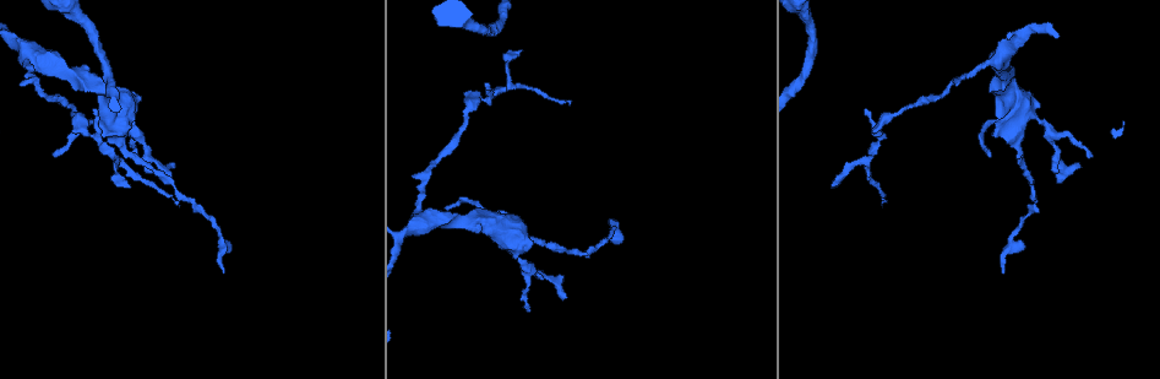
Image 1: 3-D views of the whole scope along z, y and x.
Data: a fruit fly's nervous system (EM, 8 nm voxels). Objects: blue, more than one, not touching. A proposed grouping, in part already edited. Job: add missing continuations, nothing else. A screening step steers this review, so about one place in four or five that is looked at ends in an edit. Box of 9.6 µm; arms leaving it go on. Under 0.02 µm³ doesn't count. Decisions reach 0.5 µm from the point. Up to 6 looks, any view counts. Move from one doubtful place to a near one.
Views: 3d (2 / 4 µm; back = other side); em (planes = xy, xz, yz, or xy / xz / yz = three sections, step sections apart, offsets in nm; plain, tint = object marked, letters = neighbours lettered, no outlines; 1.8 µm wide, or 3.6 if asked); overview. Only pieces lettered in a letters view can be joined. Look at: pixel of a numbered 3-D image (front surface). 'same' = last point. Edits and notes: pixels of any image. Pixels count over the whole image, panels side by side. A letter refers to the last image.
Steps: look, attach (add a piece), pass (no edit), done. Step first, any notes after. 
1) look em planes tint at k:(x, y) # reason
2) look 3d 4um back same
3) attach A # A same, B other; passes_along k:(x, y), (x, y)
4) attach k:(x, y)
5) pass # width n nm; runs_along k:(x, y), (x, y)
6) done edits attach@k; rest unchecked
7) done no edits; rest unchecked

look em 3.6um yz step 4 letters at 1:(488, 84) # free end

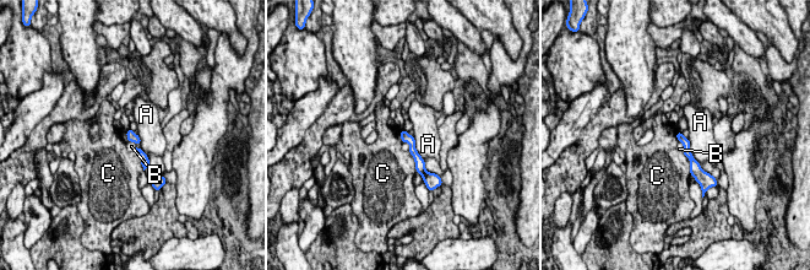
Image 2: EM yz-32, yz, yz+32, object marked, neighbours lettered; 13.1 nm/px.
look em 3.6um planes letters same # another direction

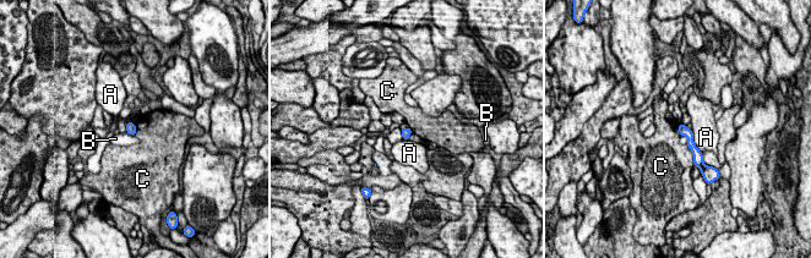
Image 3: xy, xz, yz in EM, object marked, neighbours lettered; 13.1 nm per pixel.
pass # A other, B other, C other; runs_along 3:(681, 126), (690, 136), (698, 160); none of them fits

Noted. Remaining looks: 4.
look em planes letters at 1:(129, 186)

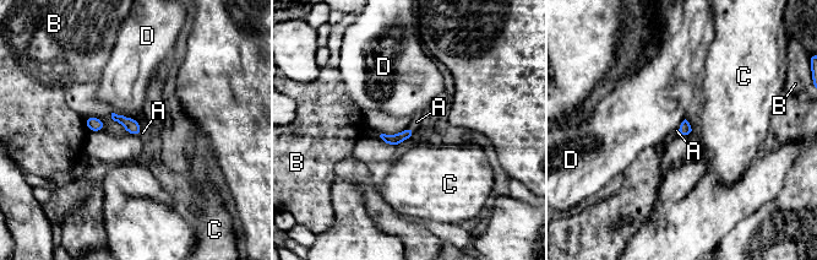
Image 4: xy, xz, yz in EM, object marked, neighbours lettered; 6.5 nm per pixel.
attach A # A same, B other, C other, D other; it goes on there

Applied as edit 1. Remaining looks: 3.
done edits attach@4; rest unchecked

